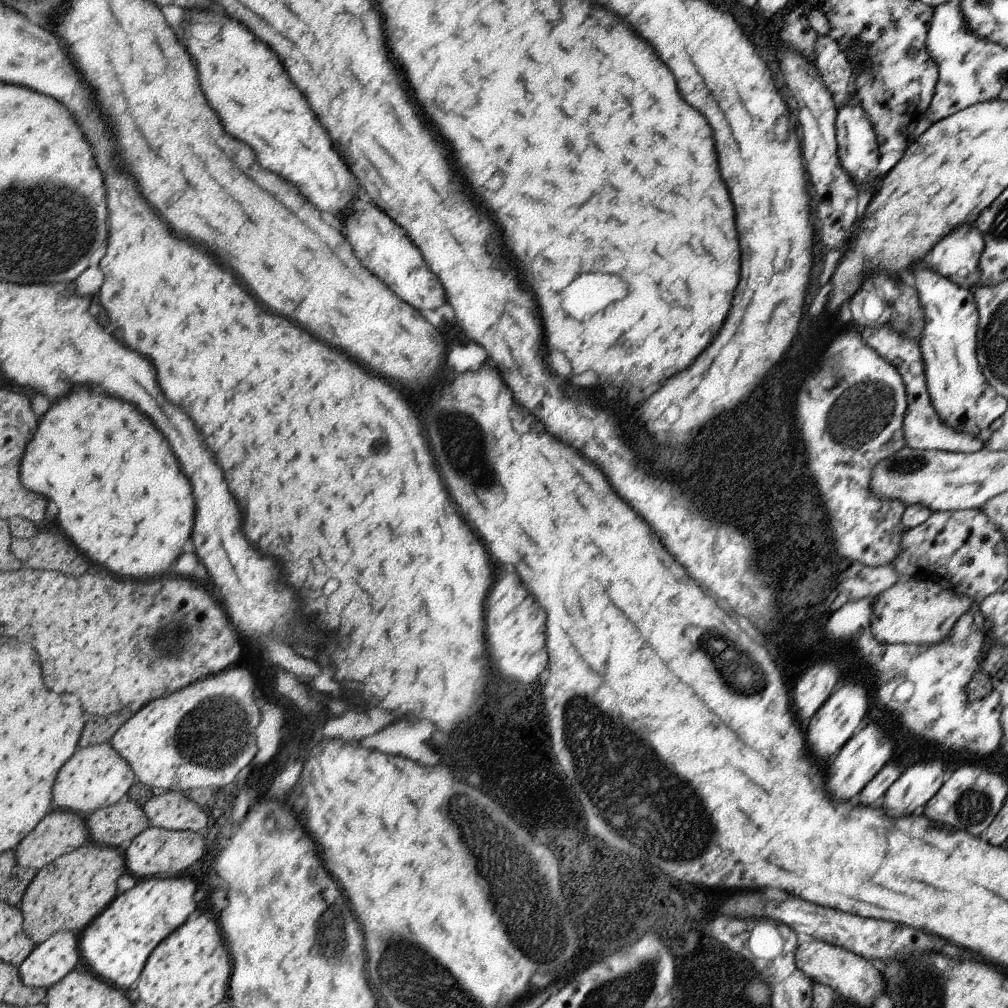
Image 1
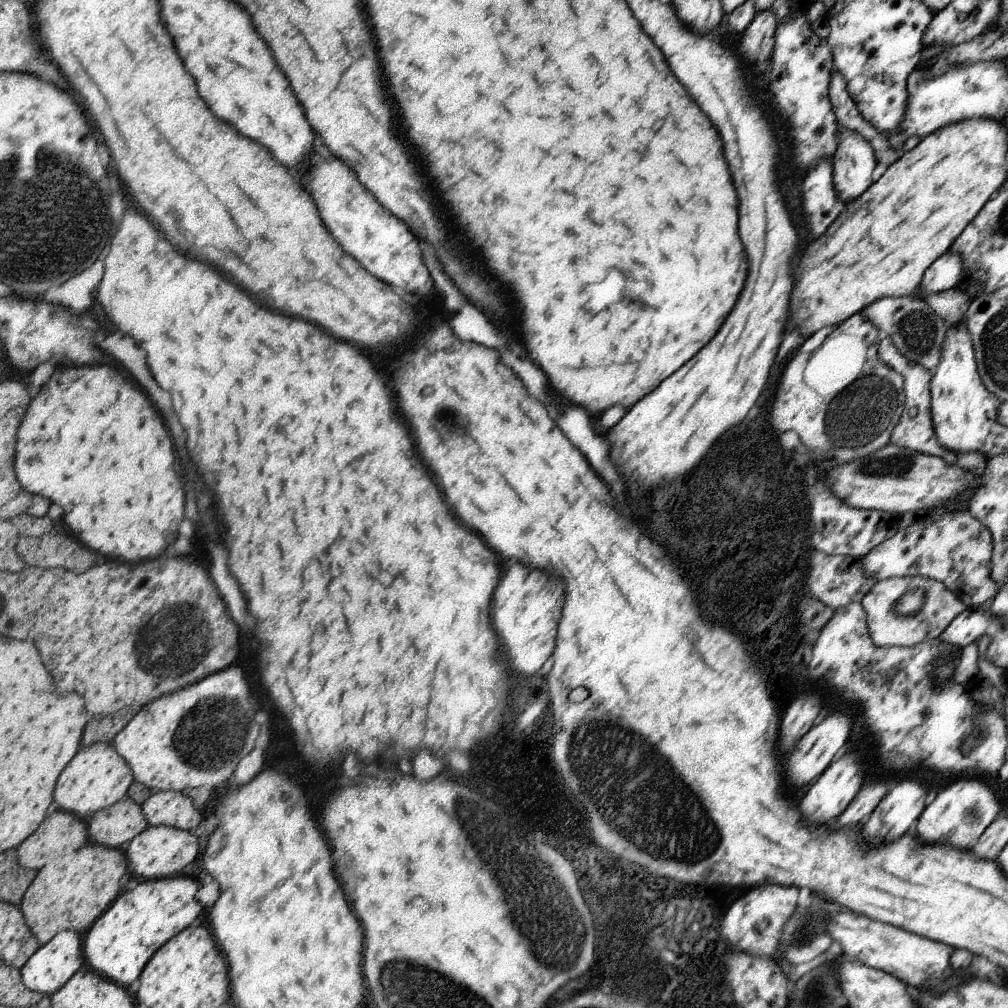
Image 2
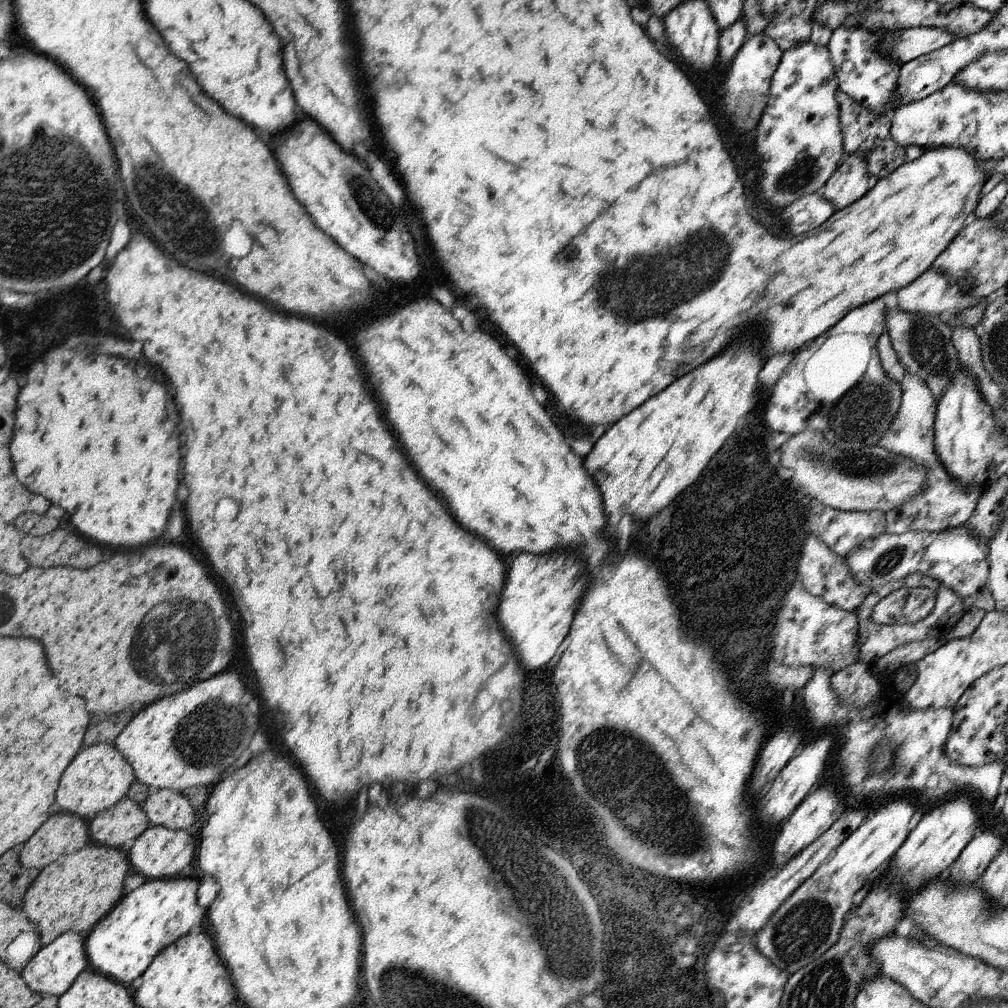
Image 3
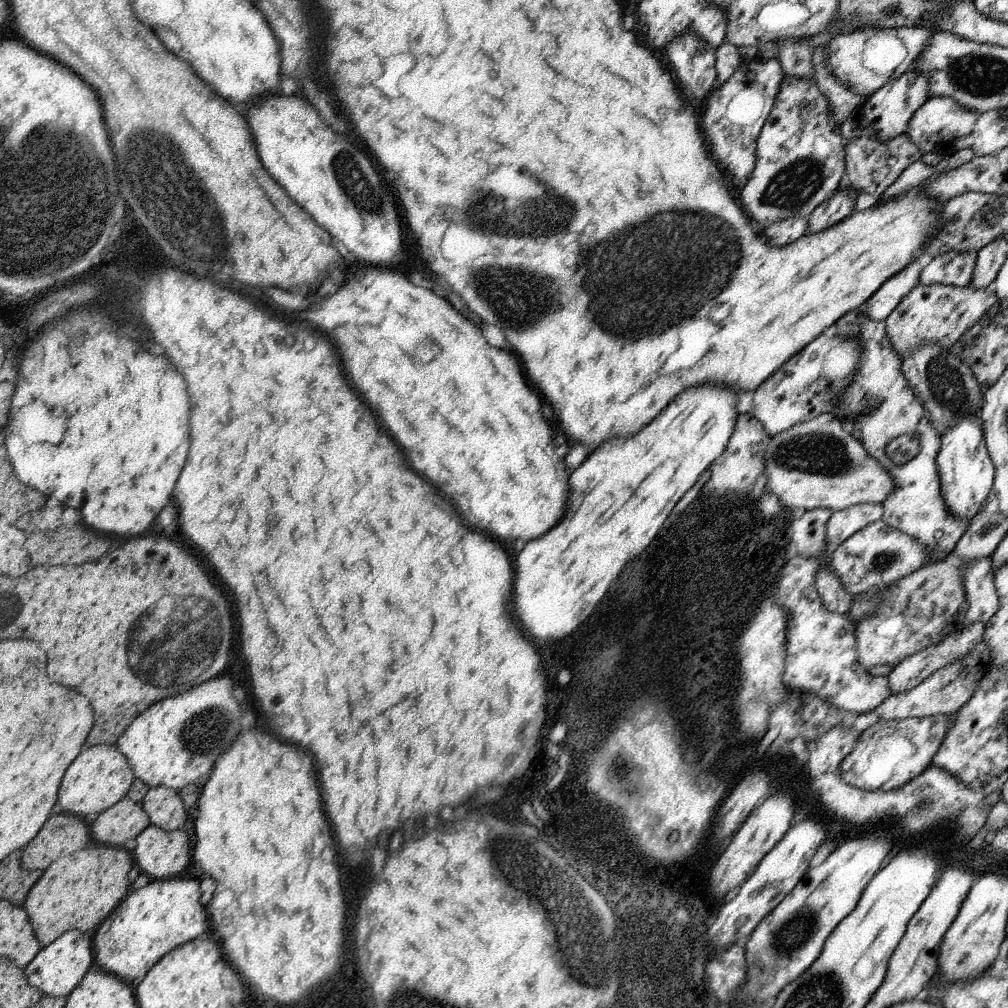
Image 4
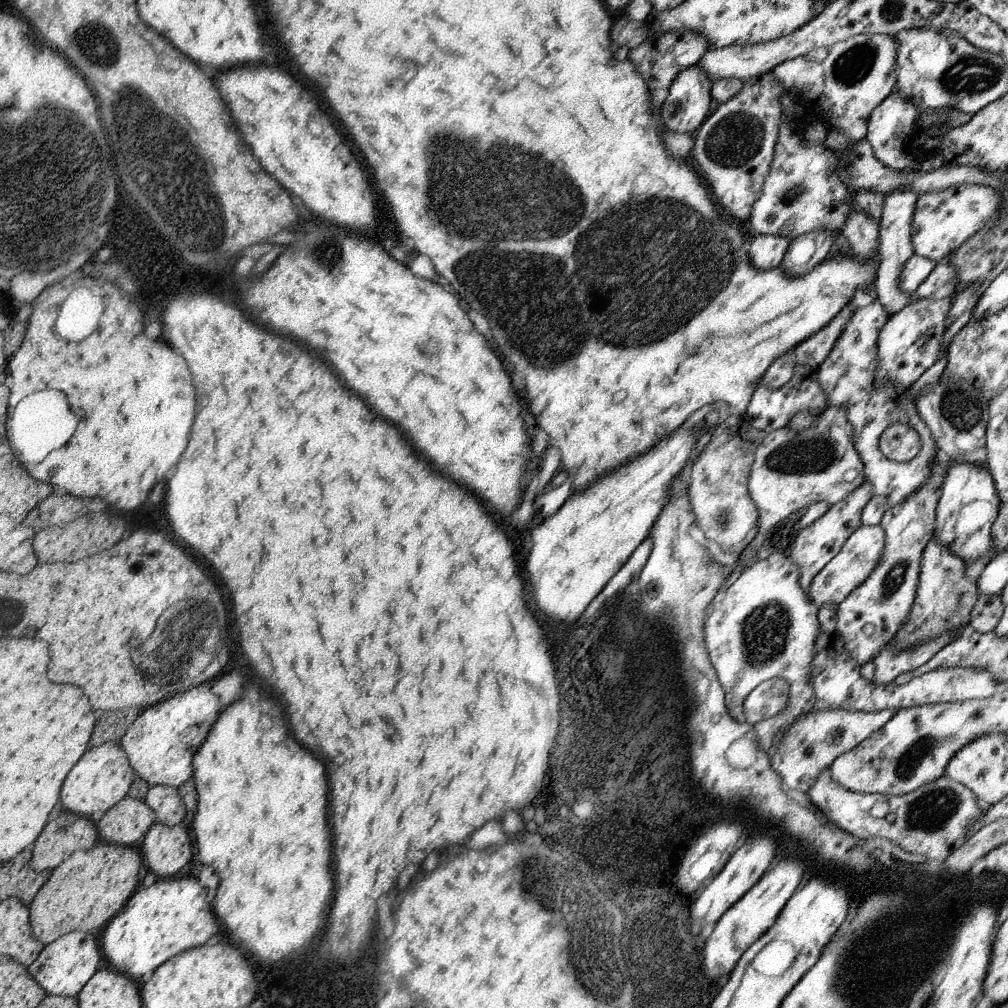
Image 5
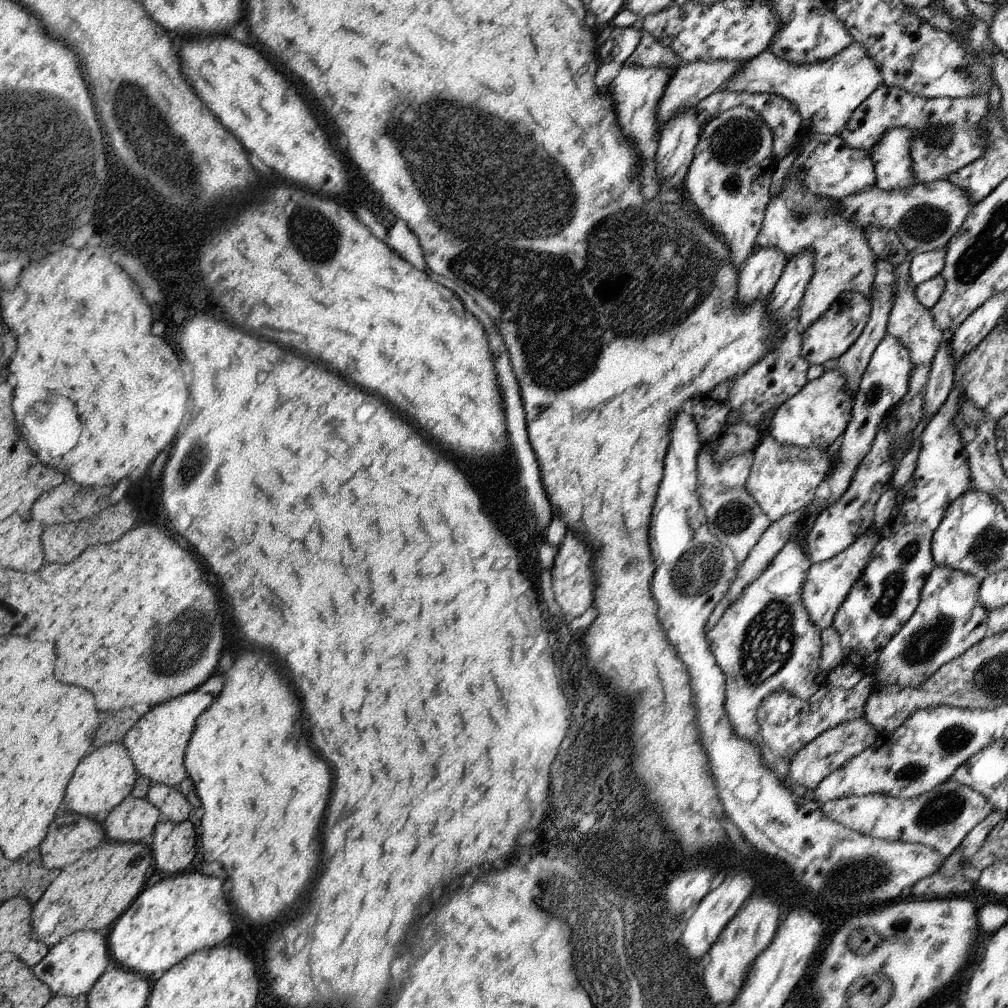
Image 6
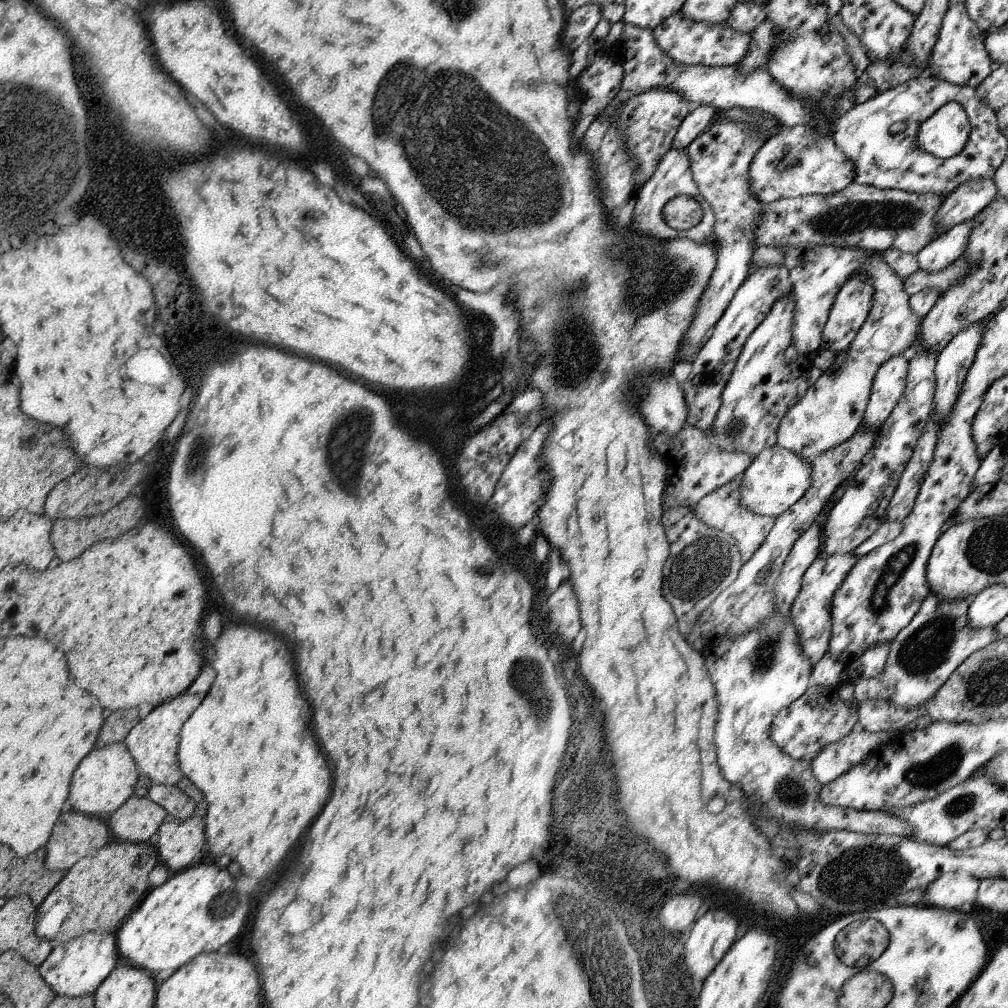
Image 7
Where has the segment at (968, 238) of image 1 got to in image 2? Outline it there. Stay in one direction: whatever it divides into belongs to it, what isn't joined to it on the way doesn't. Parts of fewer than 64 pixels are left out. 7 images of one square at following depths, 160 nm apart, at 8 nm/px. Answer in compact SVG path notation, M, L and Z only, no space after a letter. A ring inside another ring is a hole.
M944 252L923 276L924 292L951 293L960 289L964 264L956 252Z

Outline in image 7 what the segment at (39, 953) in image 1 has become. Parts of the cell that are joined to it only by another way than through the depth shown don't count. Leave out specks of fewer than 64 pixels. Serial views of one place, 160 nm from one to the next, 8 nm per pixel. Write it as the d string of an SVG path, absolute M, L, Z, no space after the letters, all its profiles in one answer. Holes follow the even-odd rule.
M88 931L75 939L54 945L46 962L39 966L42 978L52 987L56 995L79 997L94 995L96 989L110 976L116 962L116 941L114 934L102 931Z

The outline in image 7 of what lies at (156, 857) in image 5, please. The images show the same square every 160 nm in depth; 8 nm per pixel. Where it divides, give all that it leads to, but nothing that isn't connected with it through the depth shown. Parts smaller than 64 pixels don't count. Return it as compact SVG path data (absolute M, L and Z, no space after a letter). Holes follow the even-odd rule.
M198 816L184 820L166 818L158 836L159 863L171 874L192 866L192 860L196 862L196 858L200 858L207 839L204 838L204 820Z

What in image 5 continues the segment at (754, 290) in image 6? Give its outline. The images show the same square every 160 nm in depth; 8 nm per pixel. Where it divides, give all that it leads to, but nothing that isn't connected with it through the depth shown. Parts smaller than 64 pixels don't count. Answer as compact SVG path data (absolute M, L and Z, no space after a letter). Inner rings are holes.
M753 235L748 249L750 264L763 271L780 267L790 244L791 240L787 237Z

